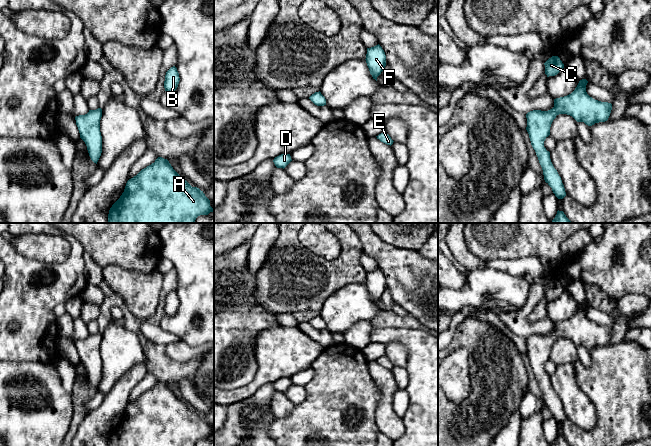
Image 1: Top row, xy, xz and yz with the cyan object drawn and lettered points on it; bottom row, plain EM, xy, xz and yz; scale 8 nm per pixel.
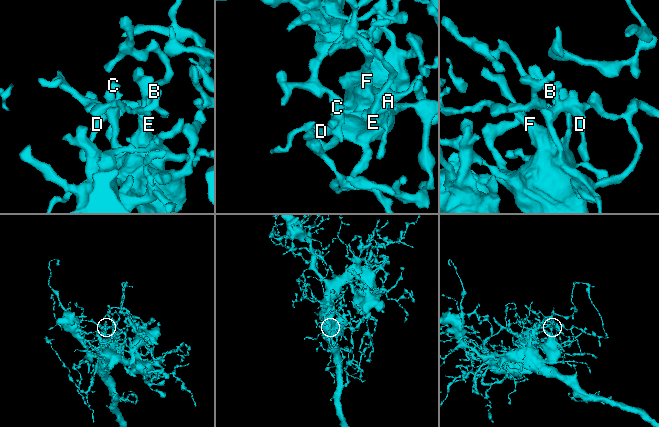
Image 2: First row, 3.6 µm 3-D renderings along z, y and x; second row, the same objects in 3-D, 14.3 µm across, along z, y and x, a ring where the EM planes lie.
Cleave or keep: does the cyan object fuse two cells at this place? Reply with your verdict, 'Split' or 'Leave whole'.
Leave whole

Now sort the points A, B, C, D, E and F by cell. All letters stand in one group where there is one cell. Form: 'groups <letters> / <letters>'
groups A B C D E F

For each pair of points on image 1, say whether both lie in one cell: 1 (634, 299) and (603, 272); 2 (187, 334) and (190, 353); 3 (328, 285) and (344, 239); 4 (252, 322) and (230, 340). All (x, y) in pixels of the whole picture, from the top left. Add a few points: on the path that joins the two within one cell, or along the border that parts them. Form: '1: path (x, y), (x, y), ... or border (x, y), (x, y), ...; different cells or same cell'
1: border (640, 294), (625, 294), (617, 301); different cells
2: border (180, 340), (190, 346), (200, 346), (203, 344); different cells
3: path (336, 274), (346, 264), (346, 250); same cell
4: path (247, 323), (235, 335); same cell

